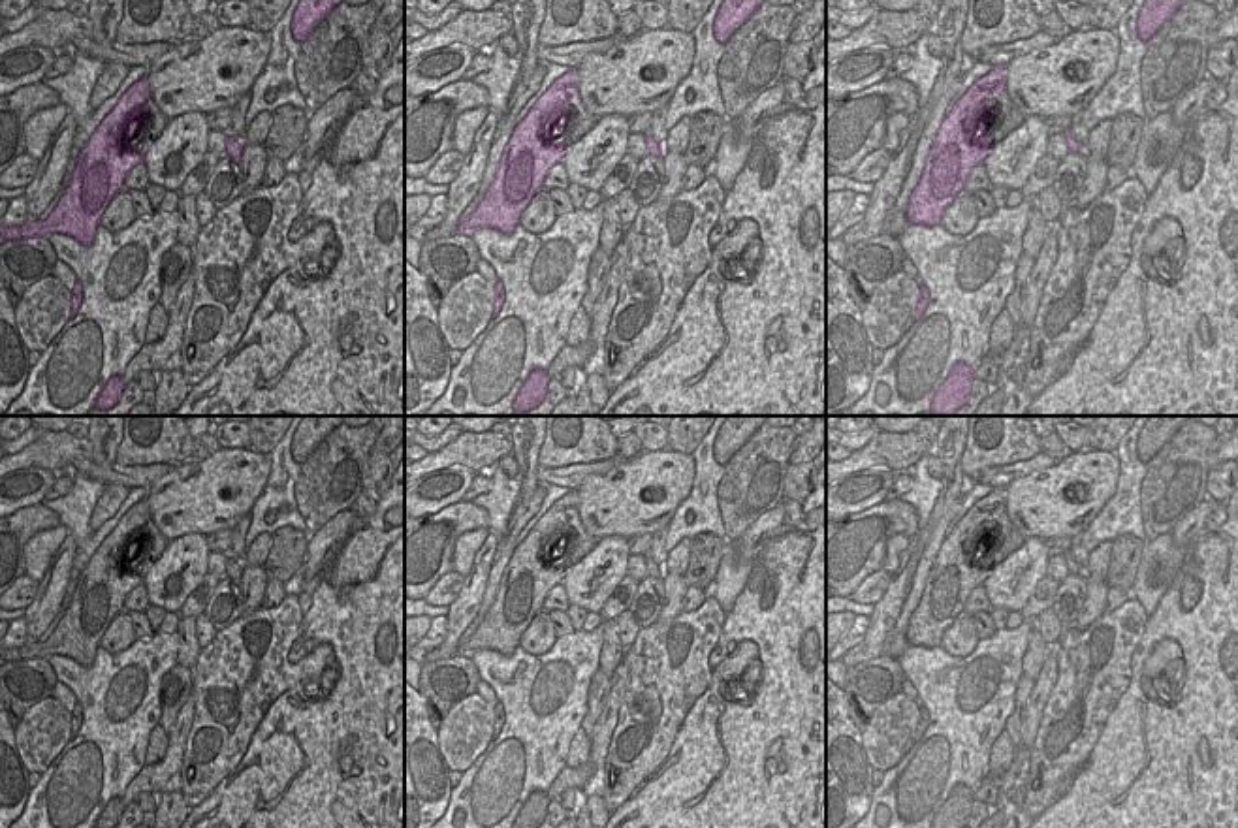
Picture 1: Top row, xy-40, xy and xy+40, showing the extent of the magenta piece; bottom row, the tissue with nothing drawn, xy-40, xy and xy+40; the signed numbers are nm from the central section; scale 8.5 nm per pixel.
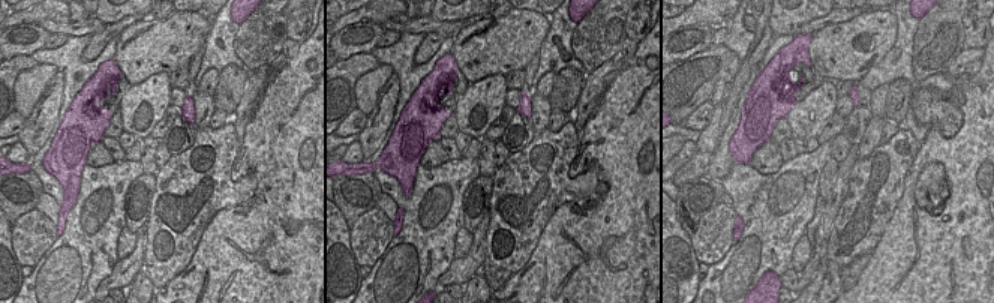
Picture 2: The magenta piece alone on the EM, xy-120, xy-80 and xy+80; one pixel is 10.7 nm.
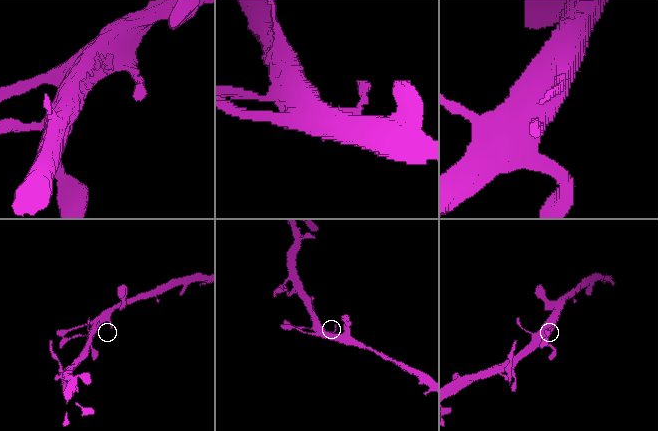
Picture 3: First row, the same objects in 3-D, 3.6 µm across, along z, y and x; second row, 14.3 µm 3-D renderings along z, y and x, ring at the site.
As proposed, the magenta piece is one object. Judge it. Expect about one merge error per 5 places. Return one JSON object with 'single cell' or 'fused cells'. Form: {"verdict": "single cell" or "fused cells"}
{"verdict": "single cell"}

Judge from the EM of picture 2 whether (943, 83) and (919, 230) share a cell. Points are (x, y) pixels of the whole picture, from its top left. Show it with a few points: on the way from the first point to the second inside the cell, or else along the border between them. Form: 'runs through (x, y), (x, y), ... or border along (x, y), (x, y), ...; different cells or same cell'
border along (957, 77), (949, 90); different cells

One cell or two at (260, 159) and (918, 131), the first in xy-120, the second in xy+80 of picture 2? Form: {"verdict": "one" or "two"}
{"verdict": "two"}

